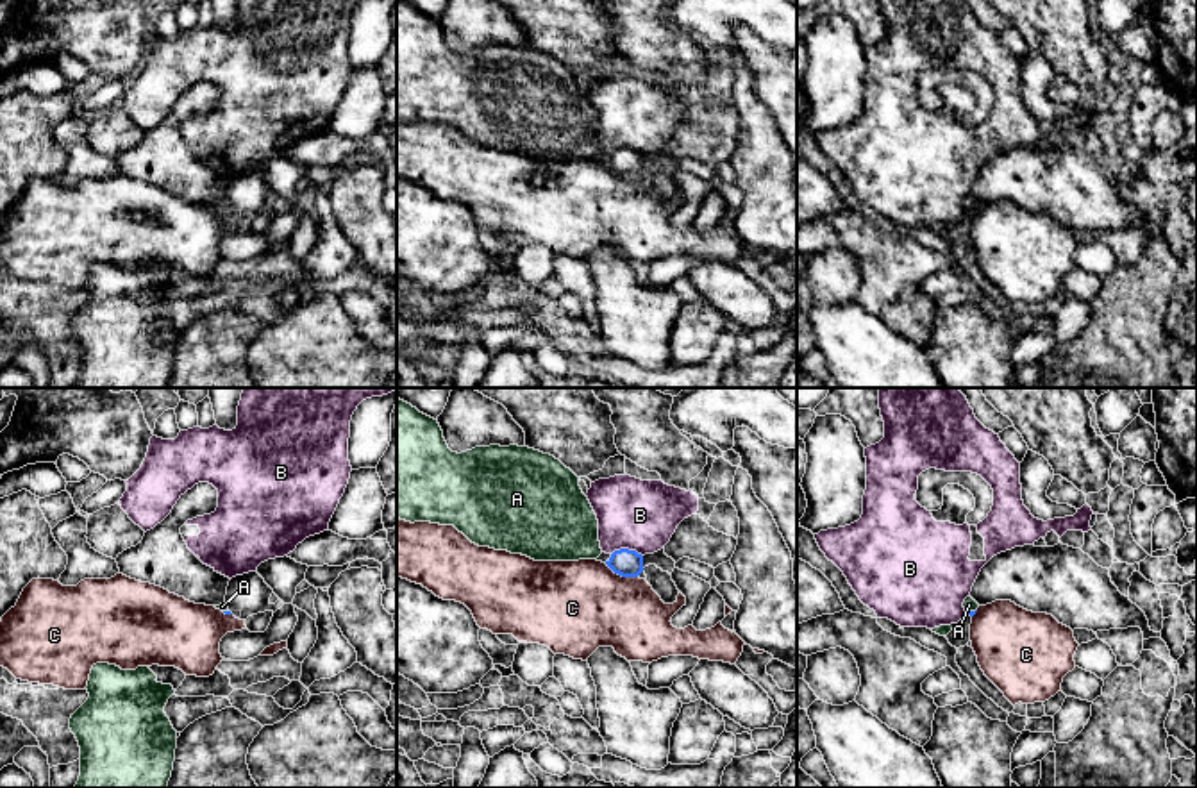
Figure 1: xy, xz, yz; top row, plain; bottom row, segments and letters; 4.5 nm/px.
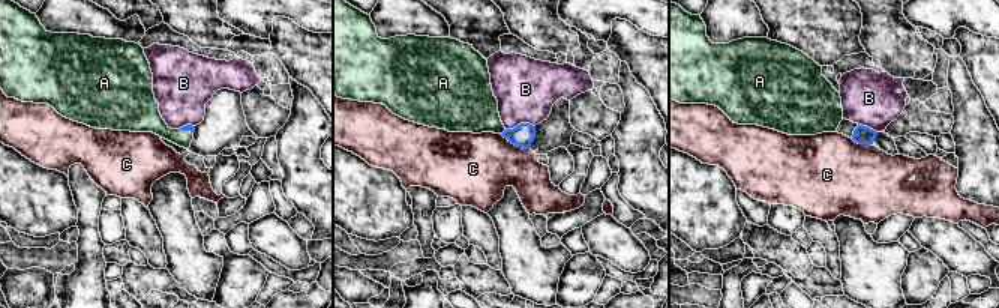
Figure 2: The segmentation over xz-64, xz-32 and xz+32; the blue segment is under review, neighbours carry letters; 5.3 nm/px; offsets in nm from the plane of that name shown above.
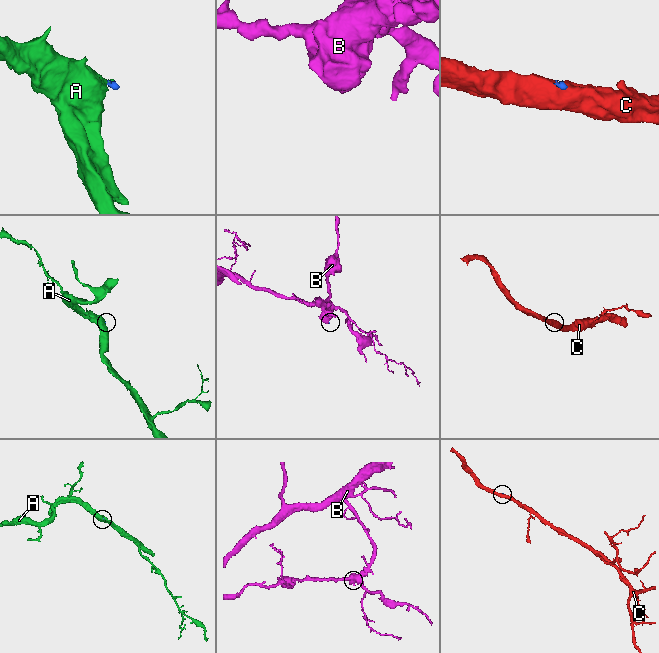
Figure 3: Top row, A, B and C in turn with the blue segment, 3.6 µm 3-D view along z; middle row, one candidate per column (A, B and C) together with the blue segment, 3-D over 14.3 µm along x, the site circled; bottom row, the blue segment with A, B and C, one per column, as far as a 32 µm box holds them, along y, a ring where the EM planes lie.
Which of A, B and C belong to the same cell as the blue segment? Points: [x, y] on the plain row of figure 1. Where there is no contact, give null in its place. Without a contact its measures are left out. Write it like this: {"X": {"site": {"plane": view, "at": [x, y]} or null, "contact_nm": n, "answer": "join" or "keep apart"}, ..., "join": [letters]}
{"A": {"site": {"plane": "yz", "at": [970, 211]}, "contact_nm": 60, "answer": "join"}, "B": {"site": {"plane": "xz", "at": [627, 149]}, "contact_nm": 140, "answer": "keep apart"}, "C": {"site": {"plane": "xz", "at": [620, 174]}, "contact_nm": 170, "answer": "keep apart"}, "join": ["A"]}

